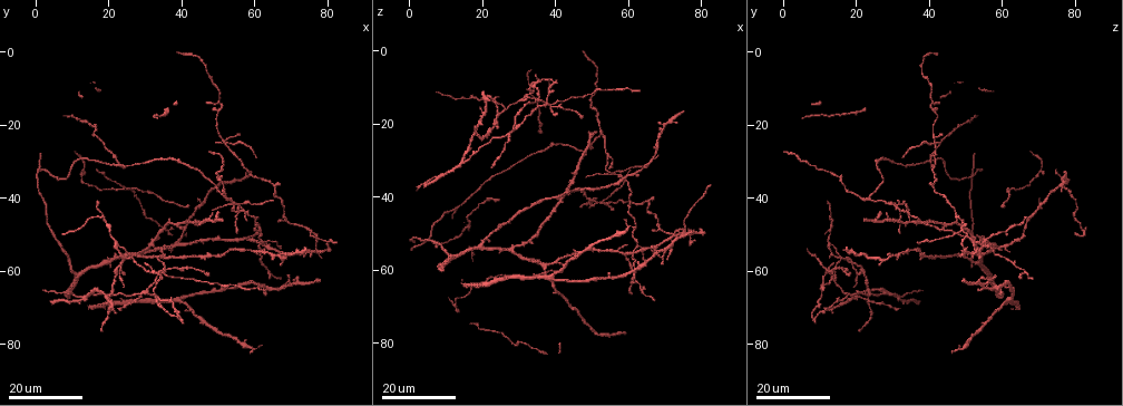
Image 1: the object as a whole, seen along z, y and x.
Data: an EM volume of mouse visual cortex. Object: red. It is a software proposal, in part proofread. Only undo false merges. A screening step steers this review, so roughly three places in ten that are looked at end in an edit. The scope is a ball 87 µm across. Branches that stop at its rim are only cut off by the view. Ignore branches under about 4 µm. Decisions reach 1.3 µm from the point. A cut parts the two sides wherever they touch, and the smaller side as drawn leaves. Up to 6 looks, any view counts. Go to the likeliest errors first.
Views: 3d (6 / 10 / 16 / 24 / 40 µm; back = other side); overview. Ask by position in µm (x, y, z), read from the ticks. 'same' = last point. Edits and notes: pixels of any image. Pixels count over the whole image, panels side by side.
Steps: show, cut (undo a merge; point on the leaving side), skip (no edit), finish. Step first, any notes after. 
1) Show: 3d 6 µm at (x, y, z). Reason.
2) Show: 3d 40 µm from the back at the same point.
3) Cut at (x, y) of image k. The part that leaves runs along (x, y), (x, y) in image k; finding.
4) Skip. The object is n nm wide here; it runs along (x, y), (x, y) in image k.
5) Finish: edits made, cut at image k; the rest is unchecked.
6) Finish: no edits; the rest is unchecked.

Show: 3d 24 µm at (52.0, 24.5, 42.0). Looks like a crossing.

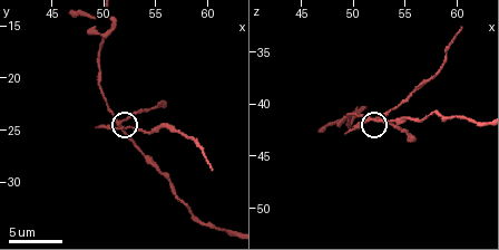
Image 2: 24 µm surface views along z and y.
Show: 3d 10 µm at (51.8, 24.8, 41.6). Zoom in.

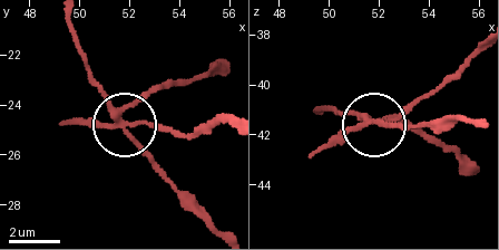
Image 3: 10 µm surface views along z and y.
Cut at (156, 124) of image 3. 5 arms meet here; two neurons meet here.

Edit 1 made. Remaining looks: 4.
Show: overview.

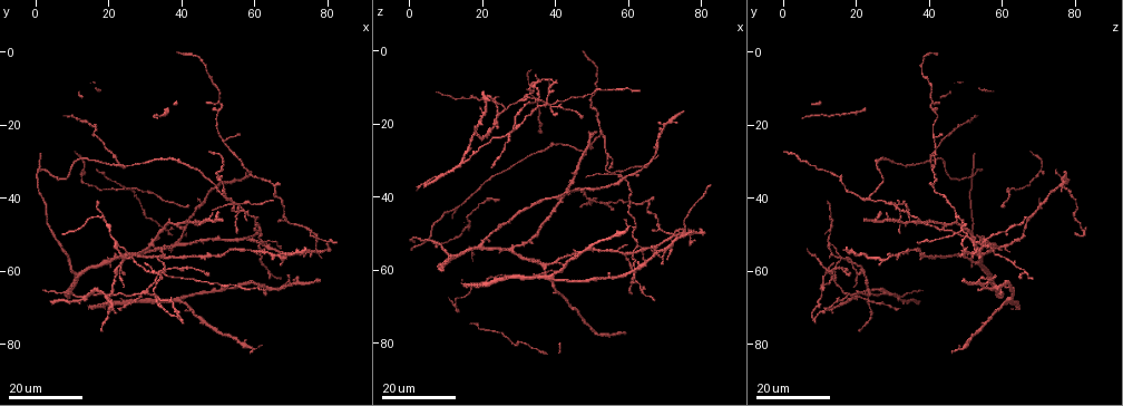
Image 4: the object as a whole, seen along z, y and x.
Show: 3d 16 µm at (57.5, 43.0, 33.0). Three-way junction.

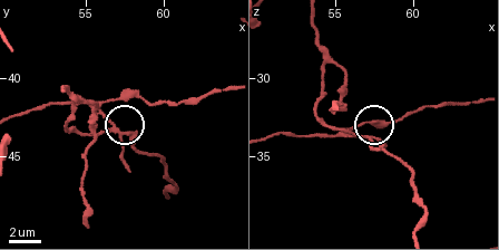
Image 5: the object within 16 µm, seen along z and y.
Show: 3d 10 µm at (56.6, 43.2, 33.8).

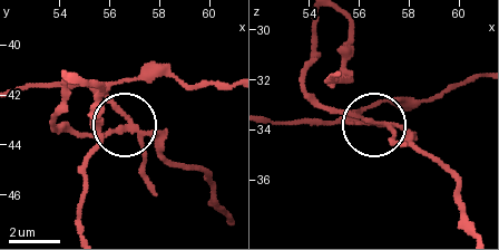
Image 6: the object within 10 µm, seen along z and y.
Cut at (145, 160) of image 6. The side arm is 13 µm long; the part that leaves runs along (137, 124), (110, 94), (114, 84), (230, 82) in image 6; a second neuron is stuck on.

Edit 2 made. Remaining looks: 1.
Finish: edits made, cut at image 3, cut at image 6; the rest is unchecked.

